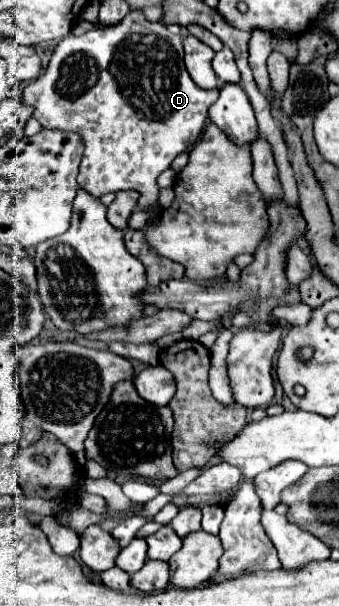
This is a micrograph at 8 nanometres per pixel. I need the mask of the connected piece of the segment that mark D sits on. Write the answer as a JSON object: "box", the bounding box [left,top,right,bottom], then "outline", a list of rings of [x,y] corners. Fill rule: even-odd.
{"box":[23,16,219,220],"outline":[[[135,16],[133,20],[121,20],[117,26],[111,28],[111,32],[105,32],[105,30],[91,30],[83,36],[73,36],[69,34],[67,38],[61,40],[61,44],[57,44],[53,56],[51,56],[51,62],[45,70],[45,74],[41,74],[37,80],[33,80],[31,84],[25,86],[25,92],[23,92],[23,100],[25,104],[31,104],[35,106],[35,112],[33,112],[33,118],[39,120],[39,124],[47,130],[75,130],[75,134],[79,134],[83,138],[83,144],[85,144],[85,154],[83,154],[83,160],[81,160],[81,168],[79,168],[79,176],[77,176],[77,182],[83,190],[87,190],[89,194],[101,198],[107,193],[117,193],[121,190],[135,190],[139,192],[139,200],[137,200],[137,208],[139,210],[147,210],[151,212],[149,220],[157,220],[159,218],[159,188],[157,188],[157,176],[161,172],[165,172],[173,158],[185,150],[189,150],[197,136],[201,134],[203,130],[203,124],[205,124],[205,118],[207,118],[207,108],[217,100],[219,96],[219,90],[213,88],[213,90],[201,90],[193,80],[191,76],[187,74],[185,70],[185,64],[183,64],[183,46],[181,46],[181,36],[175,36],[175,34],[169,34],[169,30],[161,24],[161,22],[147,22],[143,16]]]}

